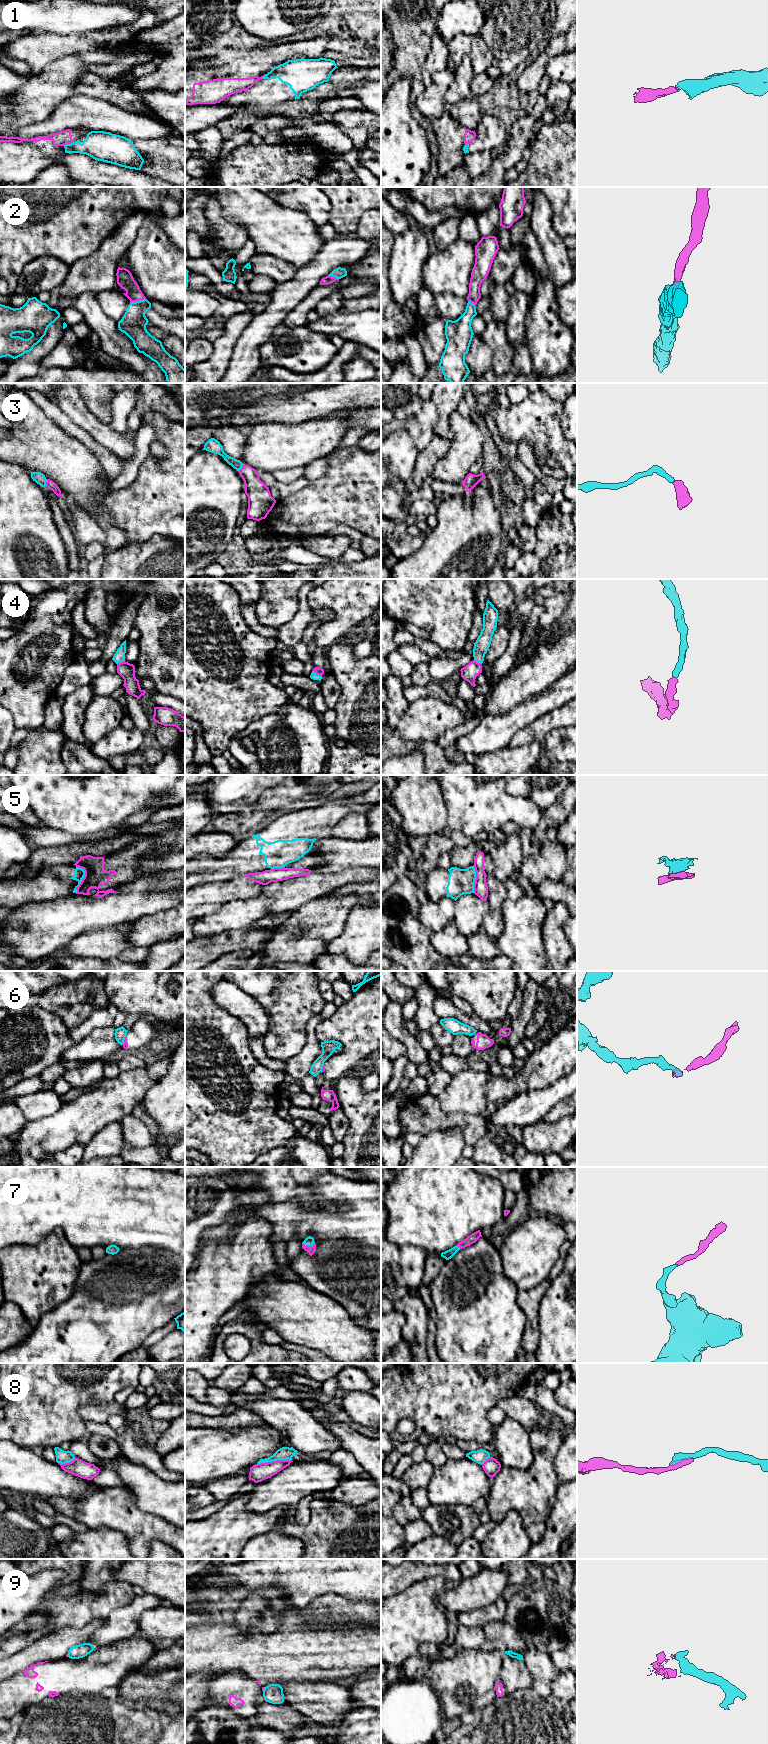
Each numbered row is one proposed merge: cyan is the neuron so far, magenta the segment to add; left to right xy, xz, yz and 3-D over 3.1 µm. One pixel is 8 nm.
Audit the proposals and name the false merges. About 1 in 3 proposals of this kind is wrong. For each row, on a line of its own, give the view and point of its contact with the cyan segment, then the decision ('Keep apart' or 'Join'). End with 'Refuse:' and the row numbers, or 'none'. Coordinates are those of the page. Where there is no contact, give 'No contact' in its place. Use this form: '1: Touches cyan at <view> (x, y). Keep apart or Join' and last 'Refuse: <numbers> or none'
1: Touches cyan at xy (68, 144). Keep apart
2: Touches cyan at xy (137, 301). Join
3: Touches cyan at xz (241, 467). Join
4: Touches cyan at xz (316, 674). Join
5: Touches cyan at xy (82, 878). Keep apart
6: Touches cyan at xy (124, 1038). Keep apart
7: Touches cyan at xz (308, 1245). Join
8: Touches cyan at xz (274, 1460). Join
9: Touches cyan at xz (264, 1689). Keep apart
Refuse: 1, 5, 6, 9

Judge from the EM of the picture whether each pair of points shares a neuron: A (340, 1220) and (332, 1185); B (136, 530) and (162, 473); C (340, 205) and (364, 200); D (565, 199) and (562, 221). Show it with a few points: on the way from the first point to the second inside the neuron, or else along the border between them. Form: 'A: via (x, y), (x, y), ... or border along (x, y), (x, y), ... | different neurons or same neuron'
A: via (349, 1211), (352, 1203), (341, 1192) | same neuron
B: via (141, 516), (162, 494), (162, 487) | same neuron
C: via (346, 205), (354, 200), (358, 200) | same neuron
D: via (565, 204), (565, 216) | same neuron

